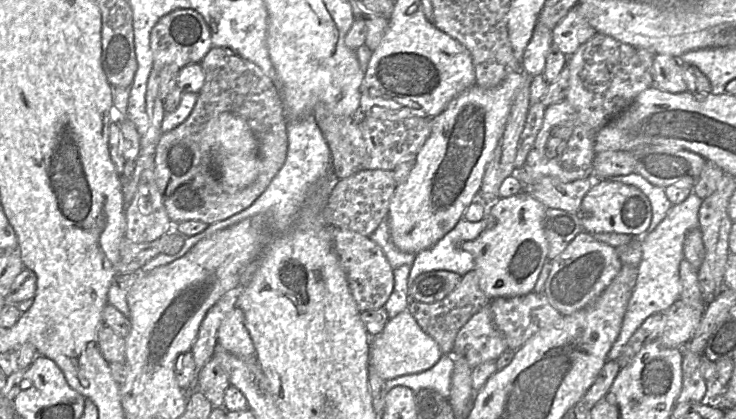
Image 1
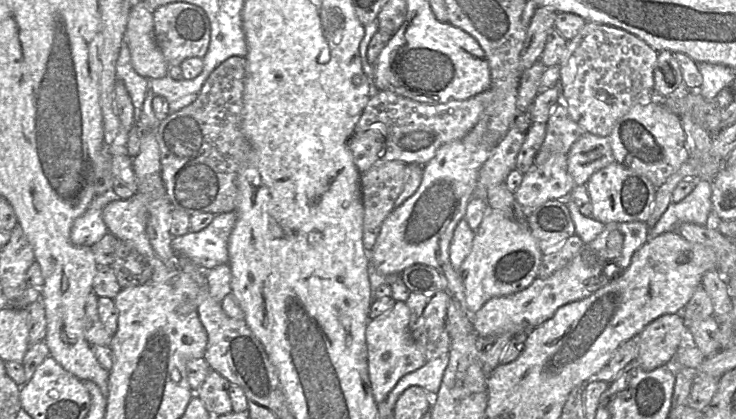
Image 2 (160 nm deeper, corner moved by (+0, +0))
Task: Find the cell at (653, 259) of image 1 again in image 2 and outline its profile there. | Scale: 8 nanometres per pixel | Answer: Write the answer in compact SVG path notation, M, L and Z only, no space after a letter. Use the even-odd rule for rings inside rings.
M707 179L696 180L694 189L681 201L671 202L660 219L649 228L649 238L677 230L684 222L706 225L712 210L712 183Z

